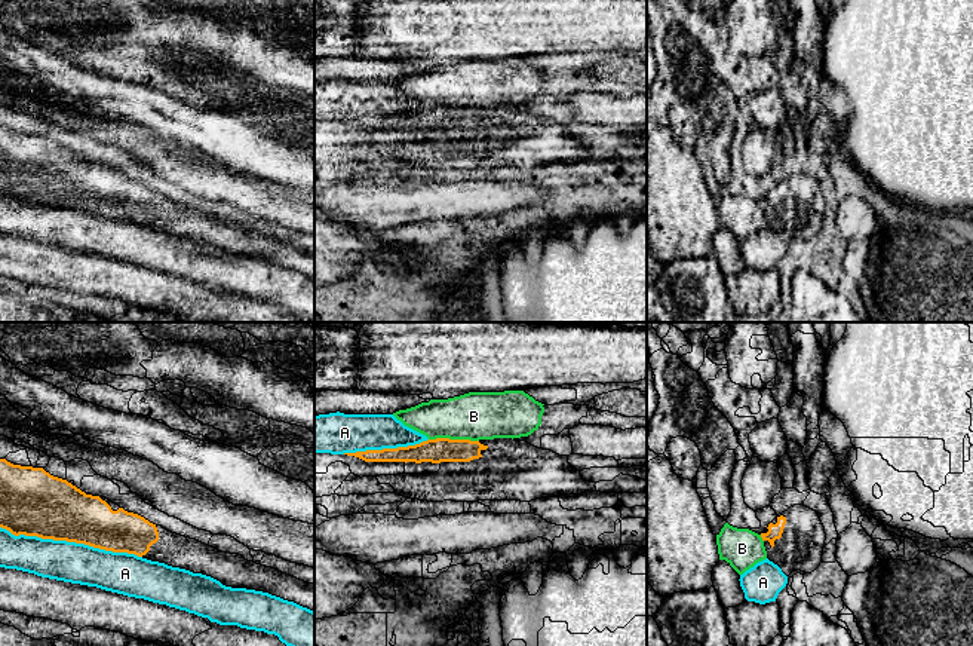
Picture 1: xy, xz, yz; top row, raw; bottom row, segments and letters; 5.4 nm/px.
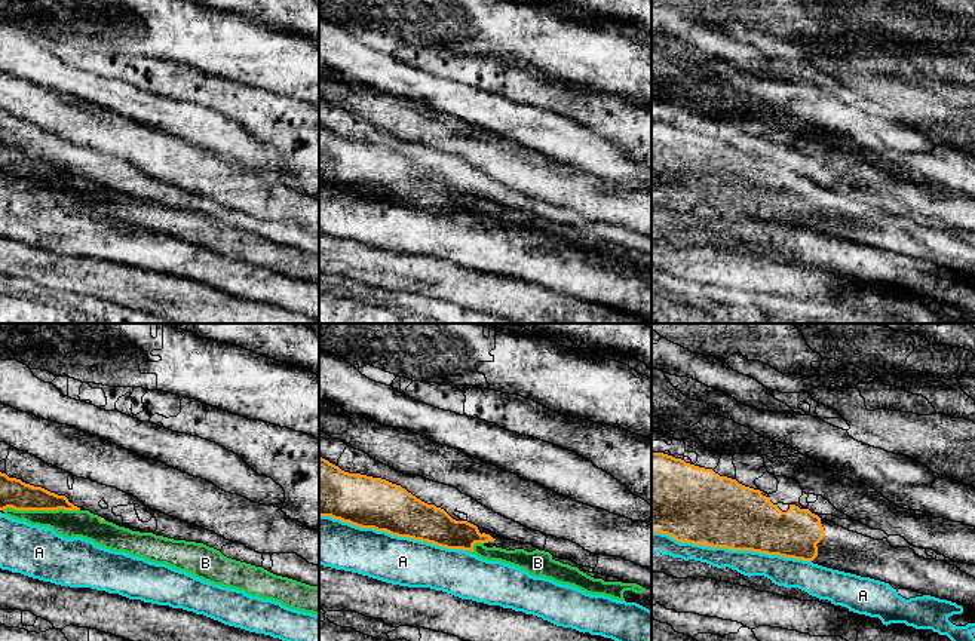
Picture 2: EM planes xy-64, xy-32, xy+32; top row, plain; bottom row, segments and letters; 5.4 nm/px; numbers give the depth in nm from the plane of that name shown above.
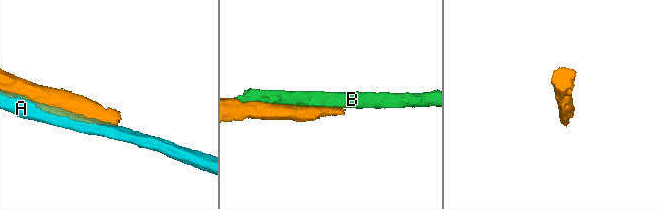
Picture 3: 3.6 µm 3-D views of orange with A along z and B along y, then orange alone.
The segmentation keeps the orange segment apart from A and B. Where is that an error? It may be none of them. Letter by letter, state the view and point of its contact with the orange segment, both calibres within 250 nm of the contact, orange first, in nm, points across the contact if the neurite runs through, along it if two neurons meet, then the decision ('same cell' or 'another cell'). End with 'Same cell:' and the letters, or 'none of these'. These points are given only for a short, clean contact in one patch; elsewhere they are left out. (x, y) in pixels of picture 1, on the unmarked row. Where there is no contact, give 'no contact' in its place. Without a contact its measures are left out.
A: xy (71, 208) | 340/220 nm | another cell
B: xz (454, 107) | 130/260 nm | another cell
Same cell: none of these

